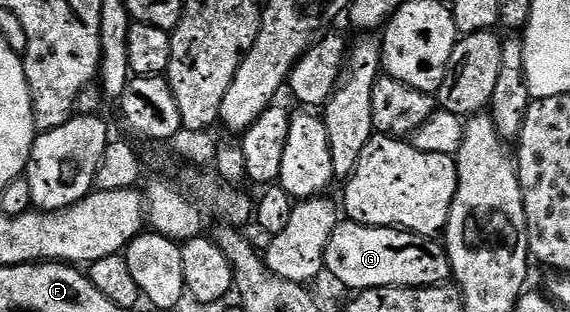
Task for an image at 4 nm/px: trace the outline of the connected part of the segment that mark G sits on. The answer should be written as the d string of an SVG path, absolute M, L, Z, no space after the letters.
M341 221L334 229L334 233L330 233L330 245L326 245L324 265L327 274L329 276L332 274L342 286L349 287L349 292L352 293L369 291L379 287L439 287L449 282L452 273L452 267L448 263L448 252L444 250L443 246L435 238L427 235L416 235L412 231L400 231L397 227L367 227L361 223L353 223L351 221Z

